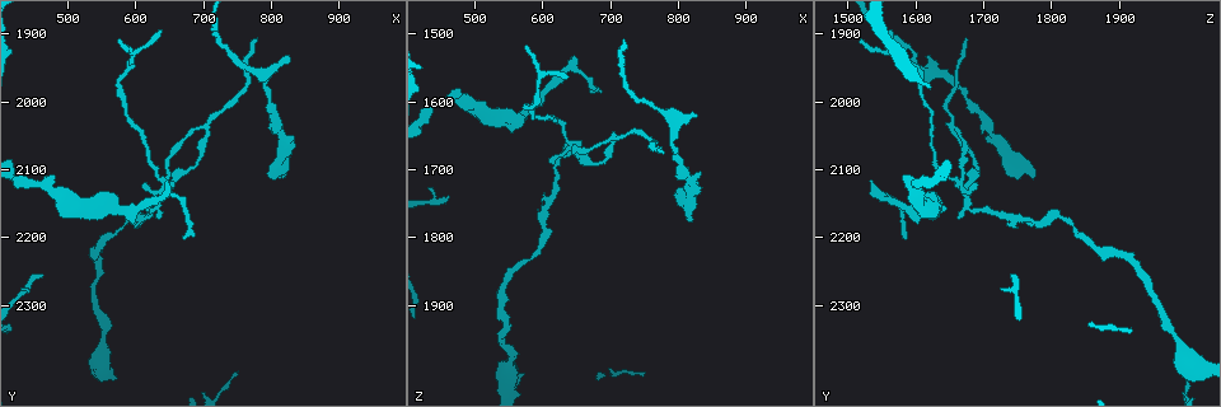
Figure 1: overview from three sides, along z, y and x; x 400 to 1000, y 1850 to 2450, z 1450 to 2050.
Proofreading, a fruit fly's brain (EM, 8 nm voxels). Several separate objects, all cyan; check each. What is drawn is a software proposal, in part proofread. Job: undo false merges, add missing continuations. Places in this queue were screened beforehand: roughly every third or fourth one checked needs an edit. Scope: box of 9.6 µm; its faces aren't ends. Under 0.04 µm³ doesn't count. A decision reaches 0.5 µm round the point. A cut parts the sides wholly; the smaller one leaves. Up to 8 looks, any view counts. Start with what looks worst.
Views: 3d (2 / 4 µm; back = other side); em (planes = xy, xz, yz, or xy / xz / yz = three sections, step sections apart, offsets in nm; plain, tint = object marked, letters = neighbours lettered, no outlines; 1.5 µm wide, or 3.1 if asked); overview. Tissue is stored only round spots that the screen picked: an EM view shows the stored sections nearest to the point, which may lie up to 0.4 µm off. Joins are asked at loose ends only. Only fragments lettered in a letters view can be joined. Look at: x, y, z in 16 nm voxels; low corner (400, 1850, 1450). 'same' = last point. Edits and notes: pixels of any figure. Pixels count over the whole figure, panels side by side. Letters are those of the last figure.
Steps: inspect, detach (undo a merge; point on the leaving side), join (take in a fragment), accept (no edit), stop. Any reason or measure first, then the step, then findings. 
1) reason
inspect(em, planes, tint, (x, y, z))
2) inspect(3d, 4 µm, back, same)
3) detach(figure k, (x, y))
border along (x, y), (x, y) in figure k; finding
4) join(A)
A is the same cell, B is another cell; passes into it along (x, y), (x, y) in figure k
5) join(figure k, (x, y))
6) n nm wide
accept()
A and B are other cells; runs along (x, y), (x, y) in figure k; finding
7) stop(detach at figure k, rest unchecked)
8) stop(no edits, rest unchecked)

an open end
inspect(em, planes, letters, (825, 2110, 1775))

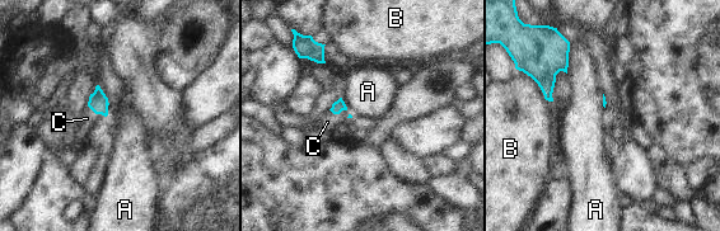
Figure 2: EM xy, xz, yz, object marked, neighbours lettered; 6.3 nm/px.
join(figure 2, (87, 118))
C is the same cell, A and B are other cells; passes into it along (98, 102), (97, 113), (87, 118) in figure 2; the neuron continues

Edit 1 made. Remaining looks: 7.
thin end
inspect(em, yz, step 4, letters, (675, 2205, 1585))

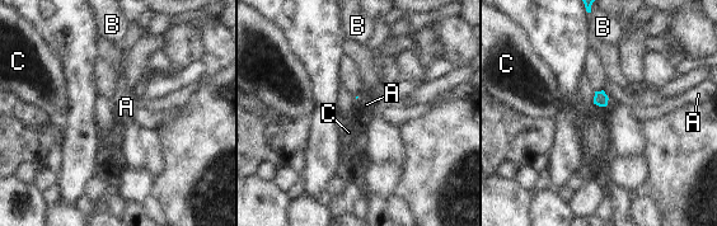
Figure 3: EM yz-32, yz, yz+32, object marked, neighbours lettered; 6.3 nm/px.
inspect(em, planes, letters, same)

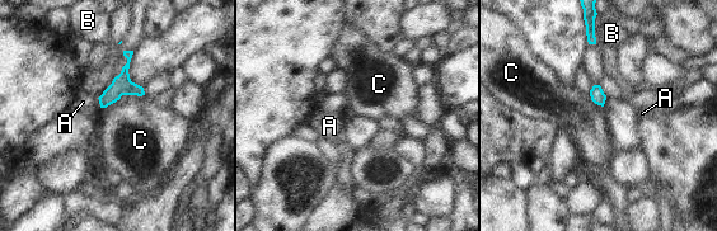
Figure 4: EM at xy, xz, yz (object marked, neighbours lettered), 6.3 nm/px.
accept()
A, B and C are other cells; runs along (129, 53), (122, 84), (103, 104) in figure 4; none of them fits

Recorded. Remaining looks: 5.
inspect(em, xz, step 4, tint, (640, 1895, 1565))

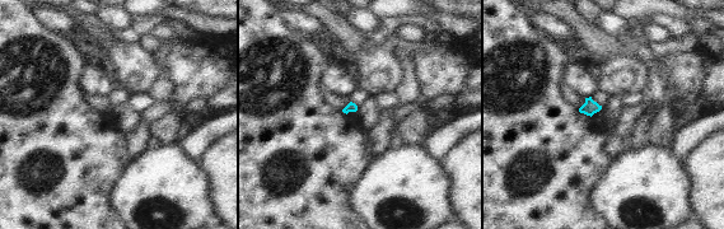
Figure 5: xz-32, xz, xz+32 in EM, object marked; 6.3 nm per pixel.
inspect(em, planes, letters, same)

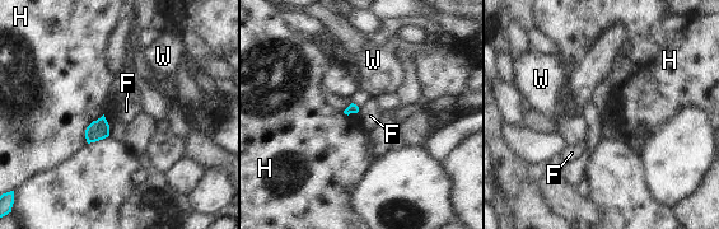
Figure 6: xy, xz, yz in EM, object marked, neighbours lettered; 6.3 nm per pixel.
accept()
F, H and W are other cells; no lettered fragment goes on from it

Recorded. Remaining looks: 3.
stop(join at figure 2, rest unchecked)

